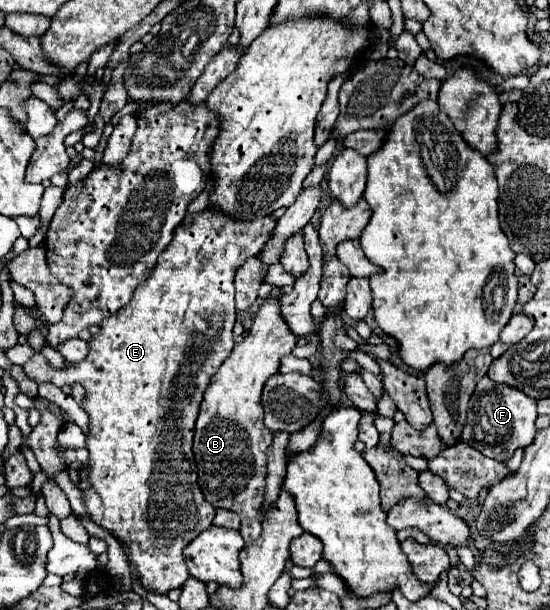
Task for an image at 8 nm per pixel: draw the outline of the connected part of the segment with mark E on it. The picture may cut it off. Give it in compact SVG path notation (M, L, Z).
M202 210L190 226L180 226L174 232L170 246L160 254L150 278L138 286L134 298L118 314L100 324L100 334L90 336L90 350L82 362L54 368L36 352L22 366L26 376L37 384L50 382L61 388L80 382L86 388L80 404L90 418L86 432L90 488L82 490L86 514L94 524L126 544L128 562L136 568L146 592L168 594L186 582L190 574L182 550L214 520L216 510L202 498L196 480L198 474L192 454L194 420L212 374L216 374L234 348L234 274L246 258L262 252L274 228L276 218L272 216L240 222L222 214L222 210Z

